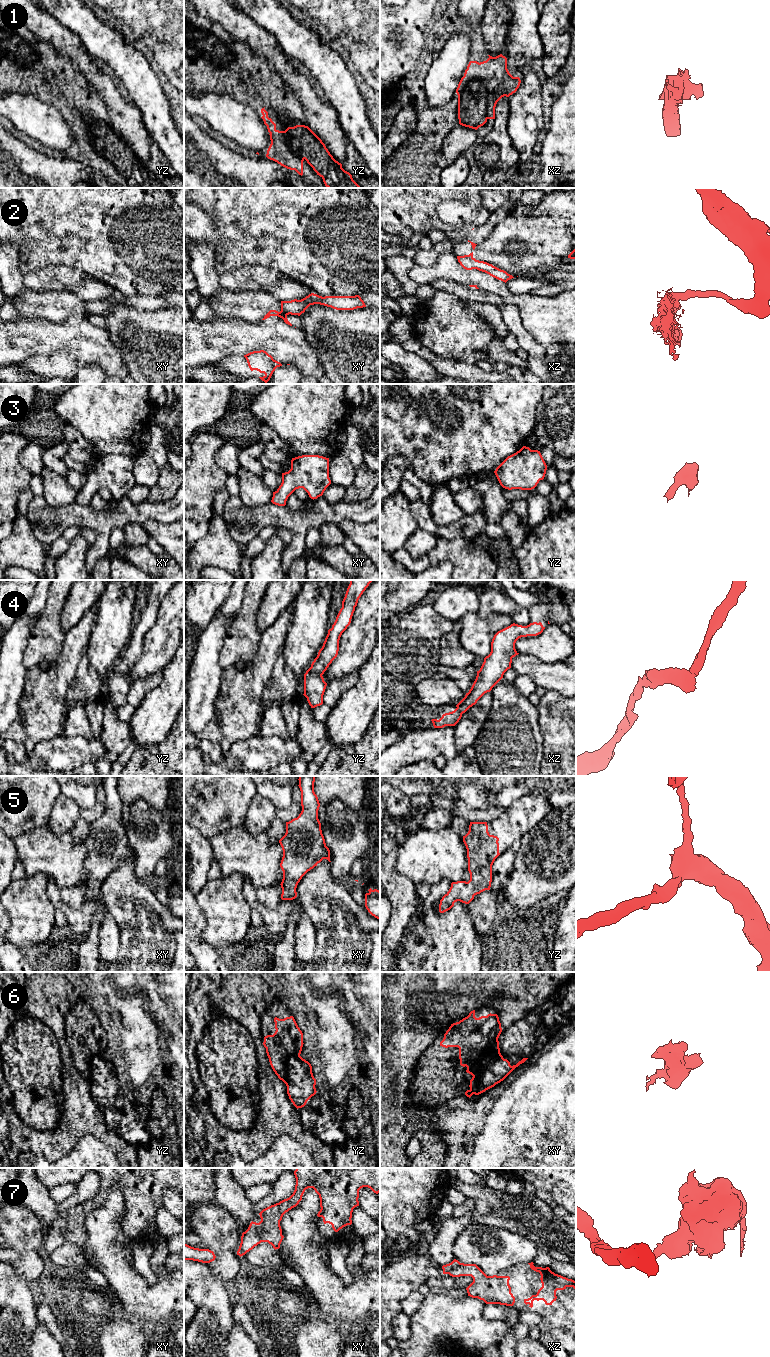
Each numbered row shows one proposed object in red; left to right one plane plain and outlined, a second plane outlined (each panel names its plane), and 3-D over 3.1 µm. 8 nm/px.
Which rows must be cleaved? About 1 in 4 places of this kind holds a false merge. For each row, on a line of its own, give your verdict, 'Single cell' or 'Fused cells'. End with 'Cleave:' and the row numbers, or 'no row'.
1: Single cell
2: Single cell
3: Single cell
4: Fused cells
5: Single cell
6: Fused cells
7: Fused cells
Cleave: 4, 6, 7

